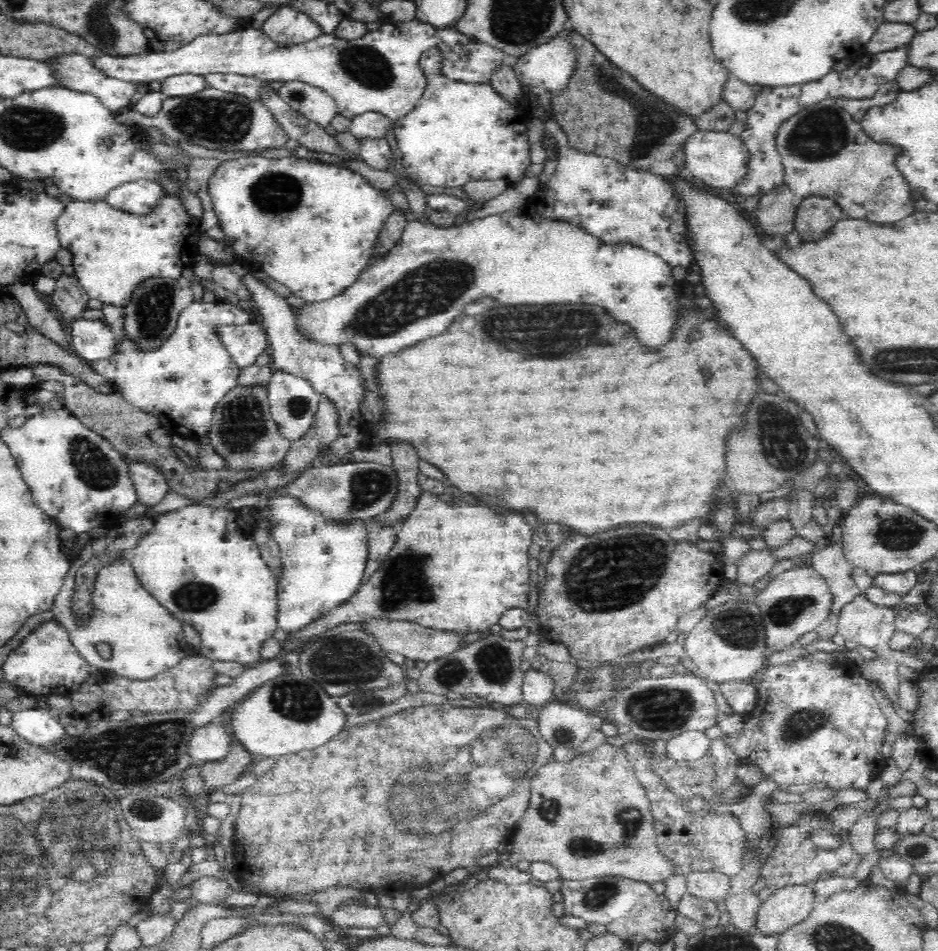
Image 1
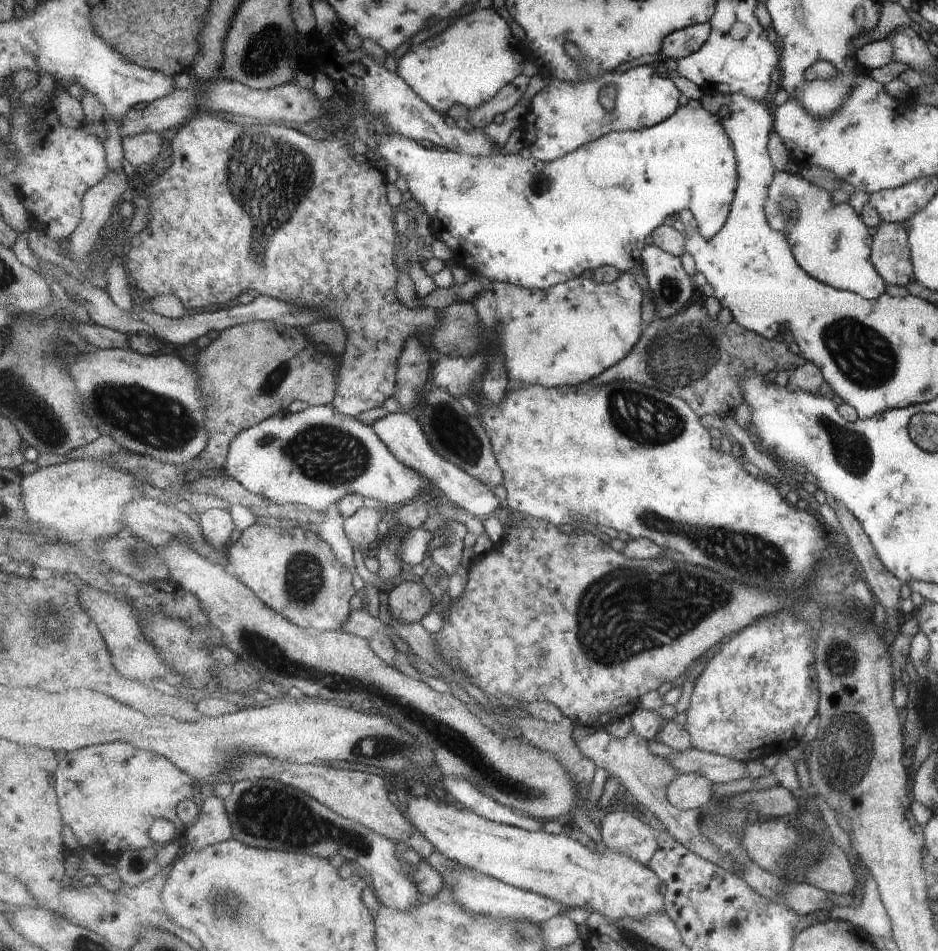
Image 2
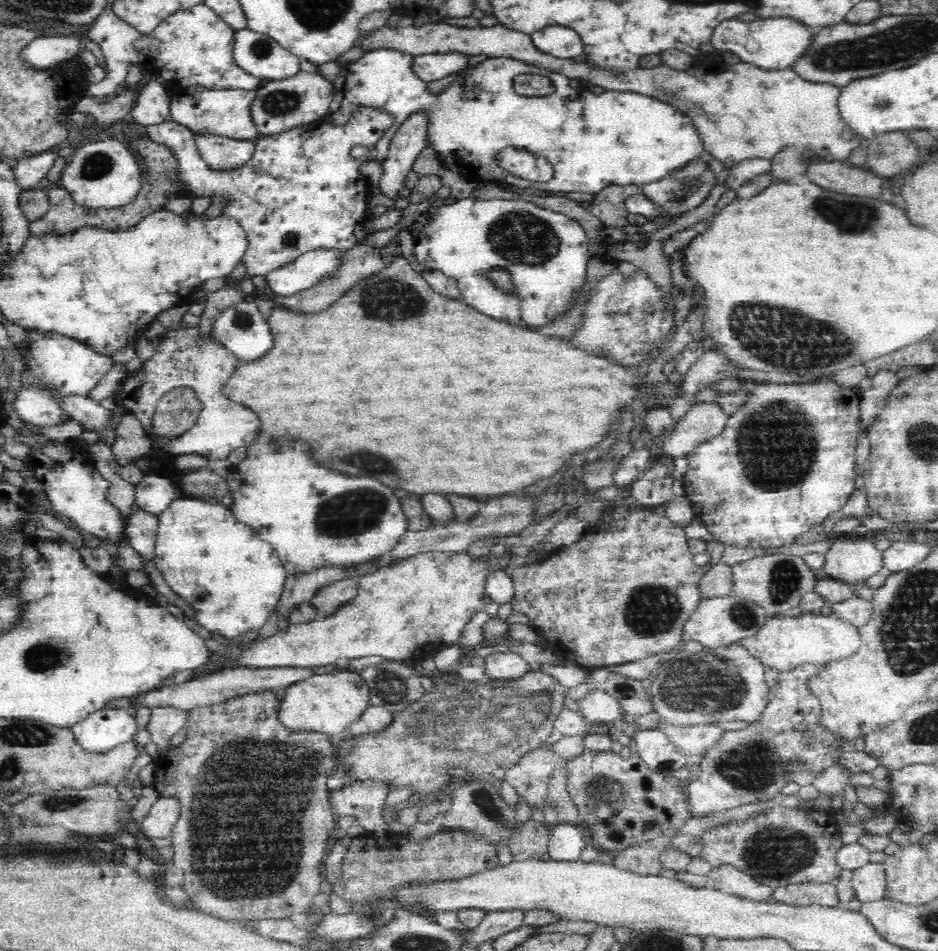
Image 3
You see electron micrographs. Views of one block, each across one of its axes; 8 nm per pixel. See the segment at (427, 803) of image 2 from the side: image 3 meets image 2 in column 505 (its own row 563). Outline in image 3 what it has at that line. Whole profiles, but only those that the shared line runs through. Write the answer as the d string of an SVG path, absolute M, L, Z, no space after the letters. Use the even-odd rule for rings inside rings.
M857 538L855 540L834 541L830 550L825 554L824 572L828 578L836 579L853 587L864 584L870 576L874 576L882 568L882 552L871 540Z

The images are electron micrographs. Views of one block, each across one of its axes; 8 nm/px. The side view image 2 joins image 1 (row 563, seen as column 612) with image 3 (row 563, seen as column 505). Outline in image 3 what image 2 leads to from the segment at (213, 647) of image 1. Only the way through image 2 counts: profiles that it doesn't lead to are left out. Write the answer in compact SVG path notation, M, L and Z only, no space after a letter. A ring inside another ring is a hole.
M180 496L157 517L159 527L154 565L180 598L194 604L192 609L198 624L228 640L262 628L281 598L287 576L287 570L272 545L262 541L248 526L242 526L229 507L220 501Z

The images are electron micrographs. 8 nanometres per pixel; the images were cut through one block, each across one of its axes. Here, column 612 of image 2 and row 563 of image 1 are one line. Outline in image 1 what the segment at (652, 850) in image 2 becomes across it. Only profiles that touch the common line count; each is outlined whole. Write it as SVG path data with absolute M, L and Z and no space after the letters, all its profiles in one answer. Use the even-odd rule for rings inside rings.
M828 544L811 556L811 566L814 567L826 581L831 594L831 614L837 617L846 604L861 594L851 577L851 564L845 559L840 544Z

